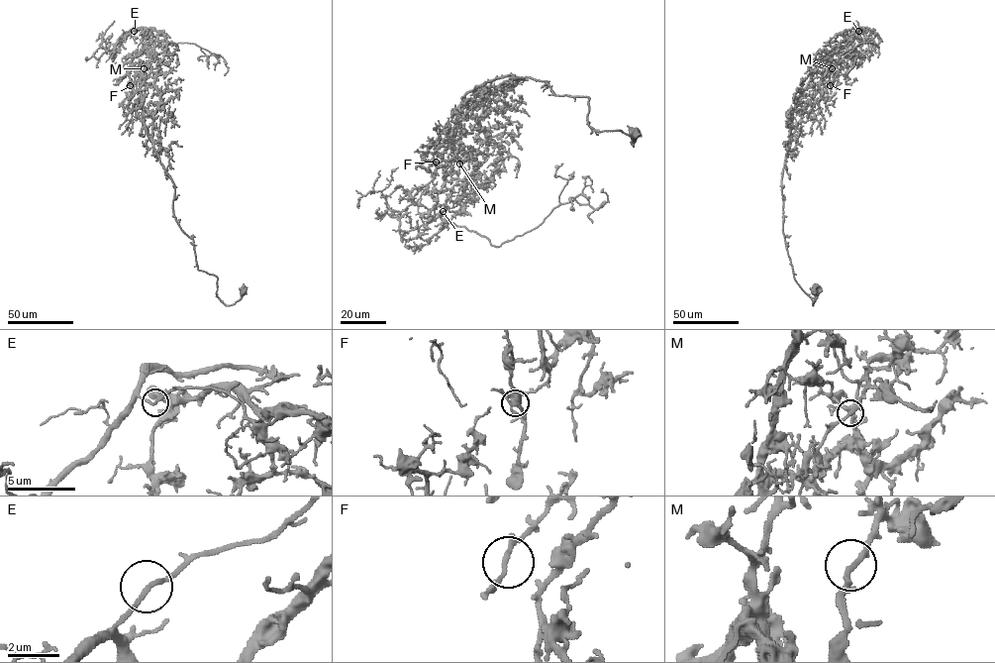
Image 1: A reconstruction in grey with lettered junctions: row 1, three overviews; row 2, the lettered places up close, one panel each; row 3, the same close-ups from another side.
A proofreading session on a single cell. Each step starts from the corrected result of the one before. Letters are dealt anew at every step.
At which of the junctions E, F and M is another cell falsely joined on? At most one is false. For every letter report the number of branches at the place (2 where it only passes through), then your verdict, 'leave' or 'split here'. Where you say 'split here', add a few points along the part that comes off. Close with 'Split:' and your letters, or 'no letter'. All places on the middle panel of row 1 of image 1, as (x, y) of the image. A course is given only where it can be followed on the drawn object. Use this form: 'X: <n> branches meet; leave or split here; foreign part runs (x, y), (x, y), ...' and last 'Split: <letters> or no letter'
E: 2 branches meet; split here; foreign part runs (443, 211), (440, 216), (447, 223), (500, 246), (582, 194), (598, 209), (607, 201), (603, 188)
F: 2 branches meet; leave
M: 2 branches meet; leave
Split: E

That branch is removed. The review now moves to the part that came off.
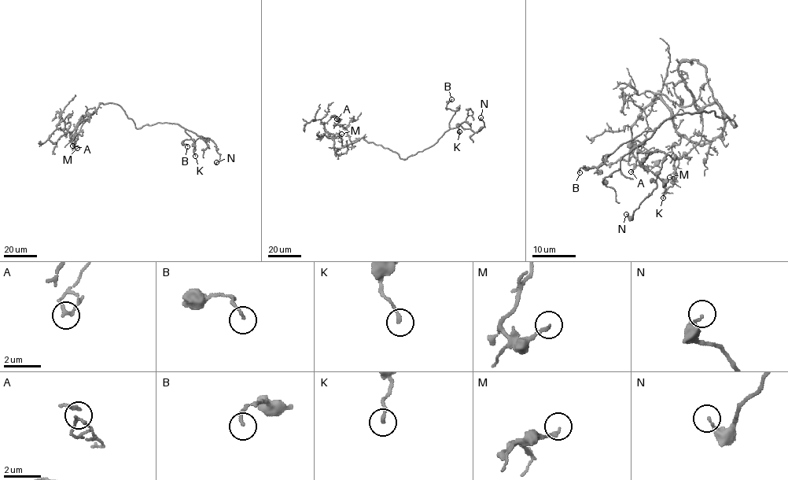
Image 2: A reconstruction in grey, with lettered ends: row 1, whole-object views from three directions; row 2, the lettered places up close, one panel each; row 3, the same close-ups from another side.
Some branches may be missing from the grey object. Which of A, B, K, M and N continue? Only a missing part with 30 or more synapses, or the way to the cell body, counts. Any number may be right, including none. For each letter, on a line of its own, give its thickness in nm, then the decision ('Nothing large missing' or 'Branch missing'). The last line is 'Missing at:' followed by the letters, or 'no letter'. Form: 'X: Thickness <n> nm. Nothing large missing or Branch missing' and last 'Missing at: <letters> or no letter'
A: Thickness 130 nm. Nothing large missing
B: Thickness 130 nm. Nothing large missing
K: Thickness 170 nm. Nothing large missing
M: Thickness 170 nm. Nothing large missing
N: Thickness 140 nm. Nothing large missing
Missing at: no letter

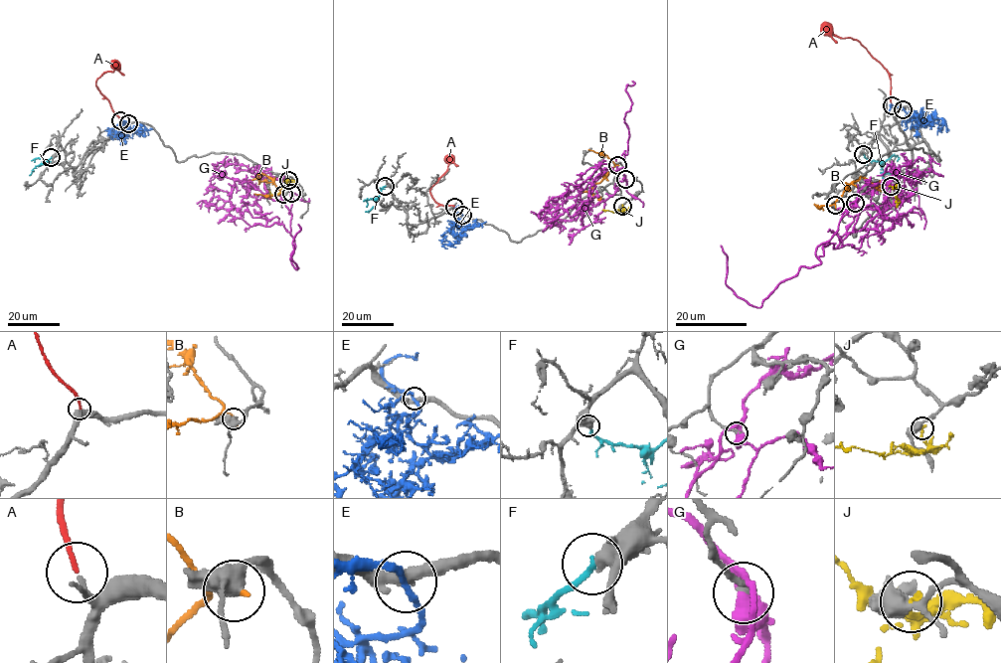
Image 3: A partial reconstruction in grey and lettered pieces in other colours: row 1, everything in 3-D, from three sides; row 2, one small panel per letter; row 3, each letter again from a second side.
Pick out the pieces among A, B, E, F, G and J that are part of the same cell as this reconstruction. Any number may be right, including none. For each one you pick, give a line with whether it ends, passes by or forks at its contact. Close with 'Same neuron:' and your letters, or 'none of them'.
A: it ends
F: it ends
Same neuron: A, F

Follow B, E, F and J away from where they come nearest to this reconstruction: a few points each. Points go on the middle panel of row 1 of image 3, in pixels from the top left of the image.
B: (617, 165), (591, 188), (592, 193), (600, 198)
E: (462, 215), (457, 224), (443, 235), (451, 244), (457, 241)
F: (385, 186), (379, 196), (366, 201), (366, 207)
J: (622, 206), (619, 212), (602, 210)

